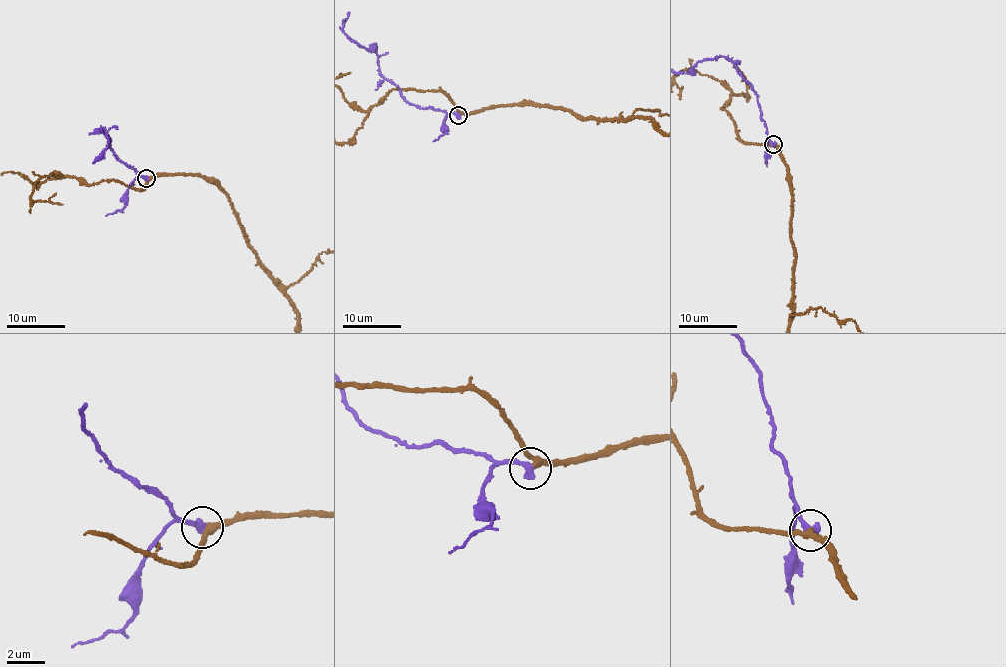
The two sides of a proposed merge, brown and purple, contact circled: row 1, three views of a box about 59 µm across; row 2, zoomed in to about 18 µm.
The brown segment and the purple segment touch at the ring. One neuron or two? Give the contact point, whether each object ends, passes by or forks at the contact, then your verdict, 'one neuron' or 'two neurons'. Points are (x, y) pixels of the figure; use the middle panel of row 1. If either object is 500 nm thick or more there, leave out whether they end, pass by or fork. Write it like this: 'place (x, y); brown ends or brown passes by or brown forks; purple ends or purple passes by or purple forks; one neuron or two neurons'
place (458, 115); brown passes by; purple ends; one neuron

